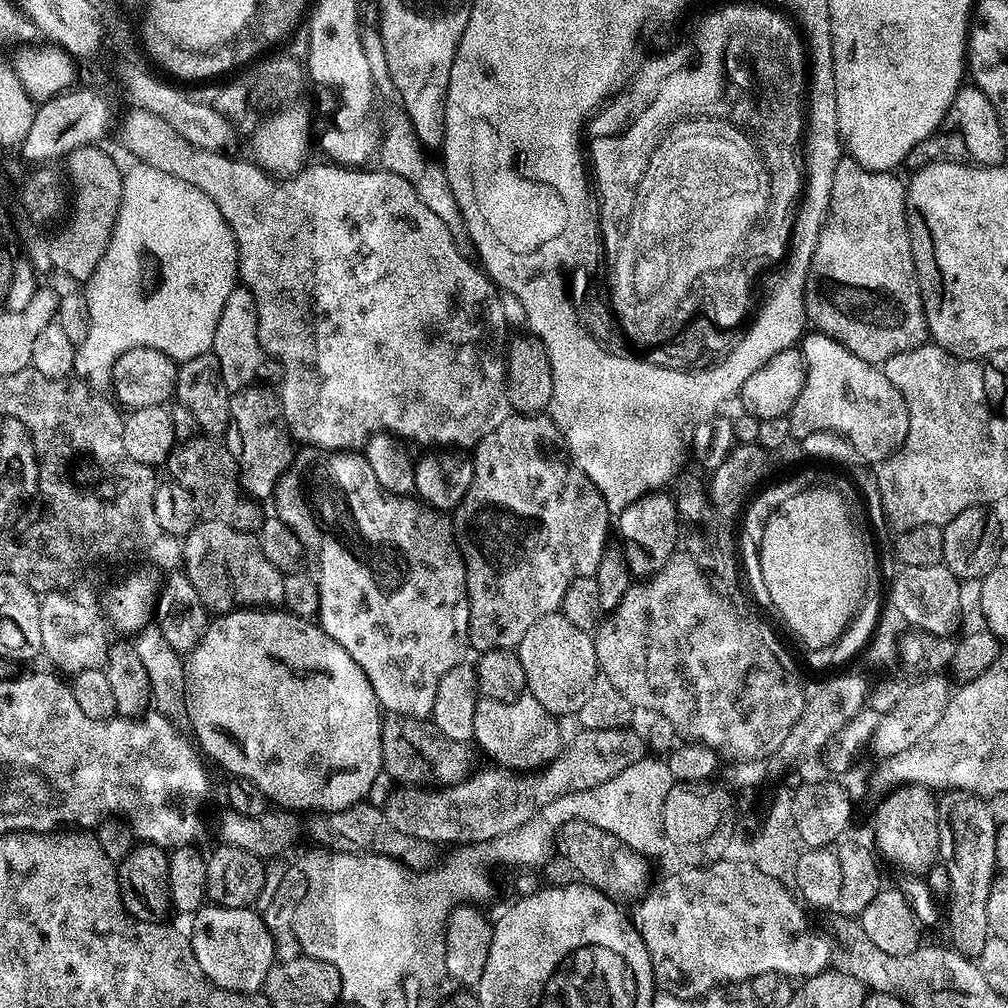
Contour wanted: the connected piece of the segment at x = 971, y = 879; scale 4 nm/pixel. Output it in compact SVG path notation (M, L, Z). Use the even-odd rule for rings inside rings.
M948 790L937 799L936 813L938 814L938 842L940 843L939 863L944 864L949 882L946 885L948 891L948 908L946 904L946 924L952 934L951 945L958 952L964 953L969 958L979 957L982 946L986 946L990 929L986 918L986 902L990 899L990 886L998 875L996 859L994 858L994 842L998 819L992 813L992 808L983 796L976 796L973 792L961 792Z

